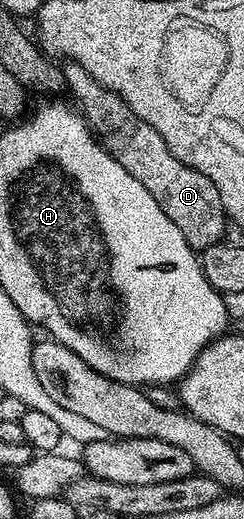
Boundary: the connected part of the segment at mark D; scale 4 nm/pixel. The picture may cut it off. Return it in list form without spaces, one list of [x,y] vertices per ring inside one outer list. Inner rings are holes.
[[[67,61],[62,66],[64,80],[68,87],[69,93],[74,93],[73,101],[83,118],[86,119],[91,131],[96,135],[99,142],[106,151],[128,172],[131,176],[136,176],[144,188],[164,208],[168,220],[184,232],[184,240],[187,246],[191,246],[195,252],[207,250],[210,246],[217,246],[223,241],[222,233],[228,227],[226,209],[222,207],[220,192],[216,192],[216,184],[204,176],[204,172],[196,172],[188,164],[176,160],[164,144],[164,136],[152,128],[152,124],[140,120],[132,108],[116,92],[104,88],[80,64]]]

